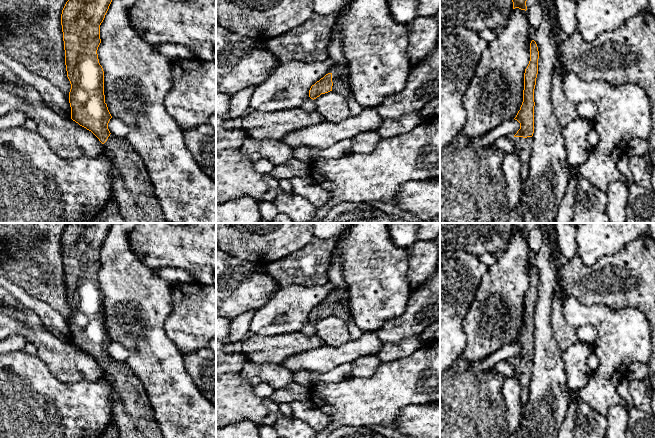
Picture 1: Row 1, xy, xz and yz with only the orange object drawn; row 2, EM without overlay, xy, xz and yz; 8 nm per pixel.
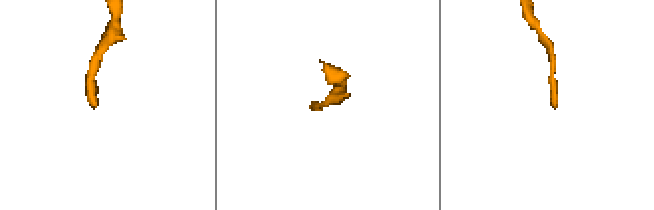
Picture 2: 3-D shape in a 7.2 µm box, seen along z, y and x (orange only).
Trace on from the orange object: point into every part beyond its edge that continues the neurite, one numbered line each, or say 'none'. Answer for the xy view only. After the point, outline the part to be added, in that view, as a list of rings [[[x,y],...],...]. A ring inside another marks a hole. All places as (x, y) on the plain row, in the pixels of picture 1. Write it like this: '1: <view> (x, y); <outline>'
1: xy (134, 418); [[[110,358],[107,365],[103,368],[102,379],[108,381],[113,388],[115,431],[120,438],[163,438],[162,432],[154,418],[144,386],[134,375],[127,361],[116,361]]]

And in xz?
1: xz (341, 304); [[[348,291],[342,295],[332,297],[332,315],[347,321],[351,313],[351,302]]]

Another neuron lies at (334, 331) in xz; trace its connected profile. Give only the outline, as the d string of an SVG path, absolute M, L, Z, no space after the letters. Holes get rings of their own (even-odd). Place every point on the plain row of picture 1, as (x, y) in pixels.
M334 315L321 318L314 327L325 345L336 347L351 340L347 322Z

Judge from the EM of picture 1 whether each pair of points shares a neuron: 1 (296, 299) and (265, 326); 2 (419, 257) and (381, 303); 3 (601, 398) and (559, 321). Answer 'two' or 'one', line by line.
1: one
2: two
3: two

